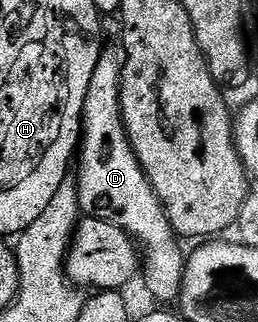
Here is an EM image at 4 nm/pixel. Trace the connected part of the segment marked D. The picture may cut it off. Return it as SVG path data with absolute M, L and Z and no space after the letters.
M123 43L101 47L100 61L94 66L94 78L90 78L90 90L86 94L78 145L80 211L84 216L96 216L118 226L136 241L143 256L142 280L144 276L149 294L160 303L157 305L172 306L180 299L186 256L180 253L181 241L173 232L162 202L142 170L124 129L120 83L125 66Z

